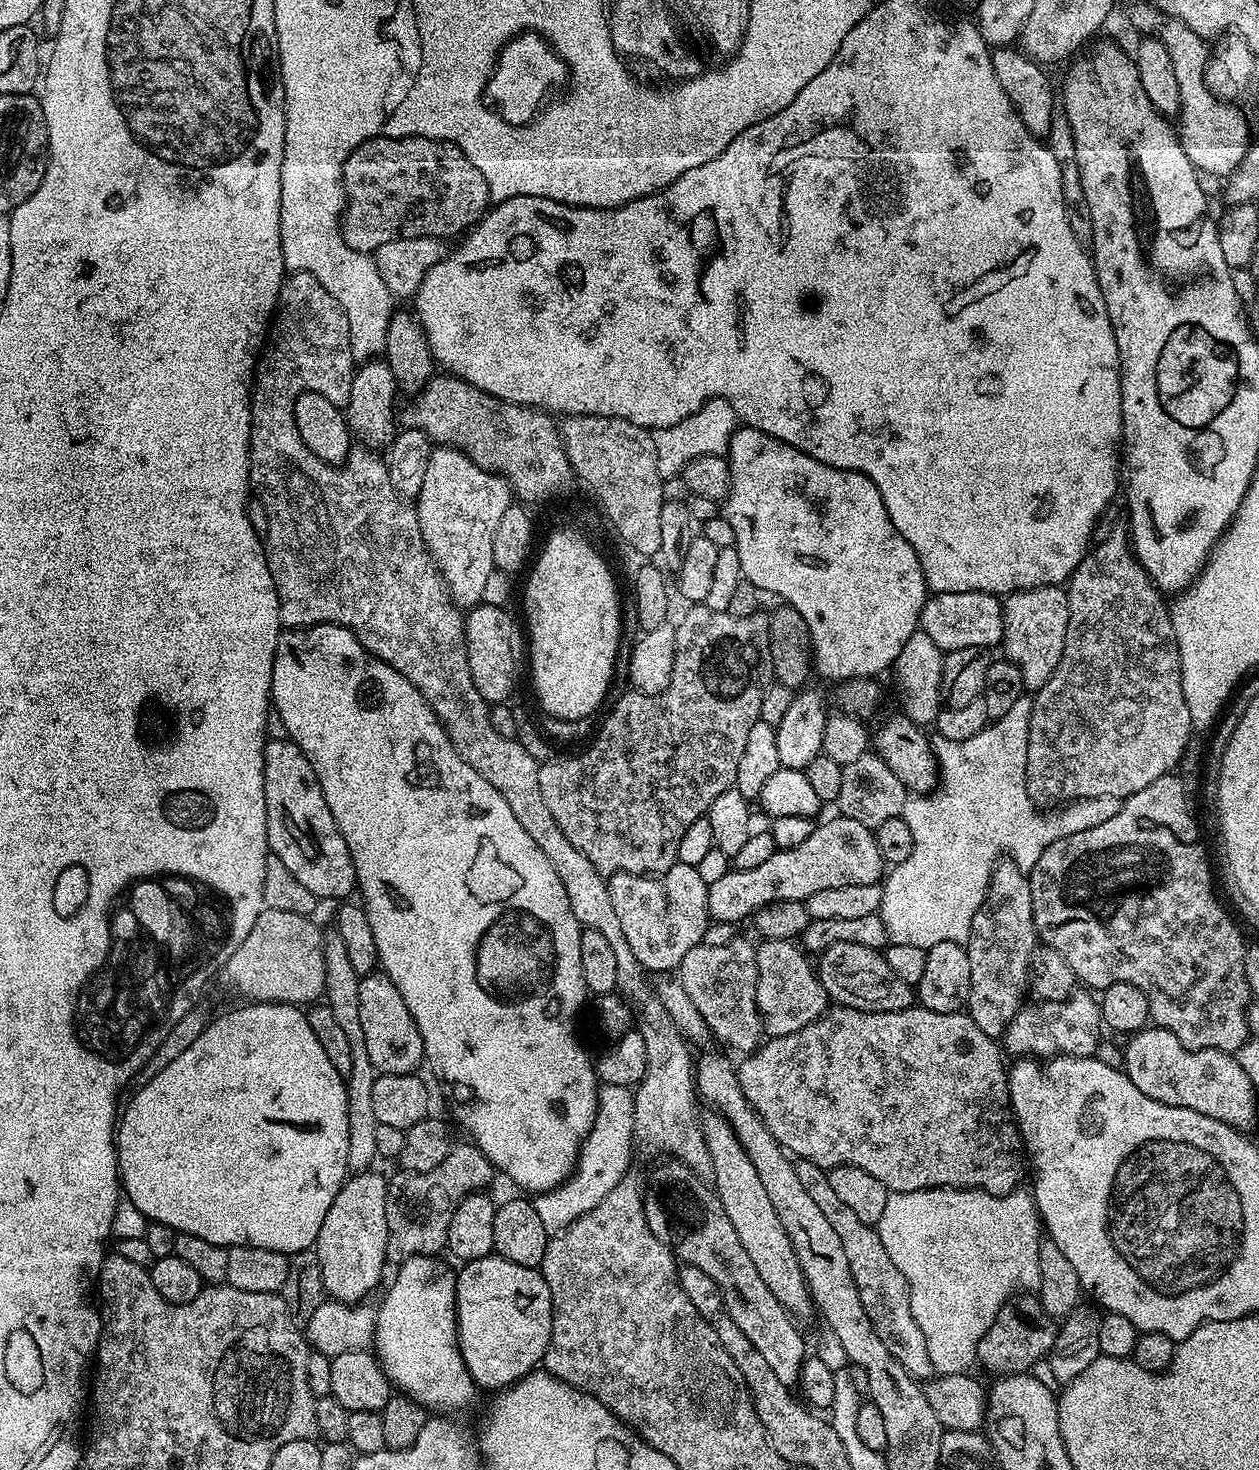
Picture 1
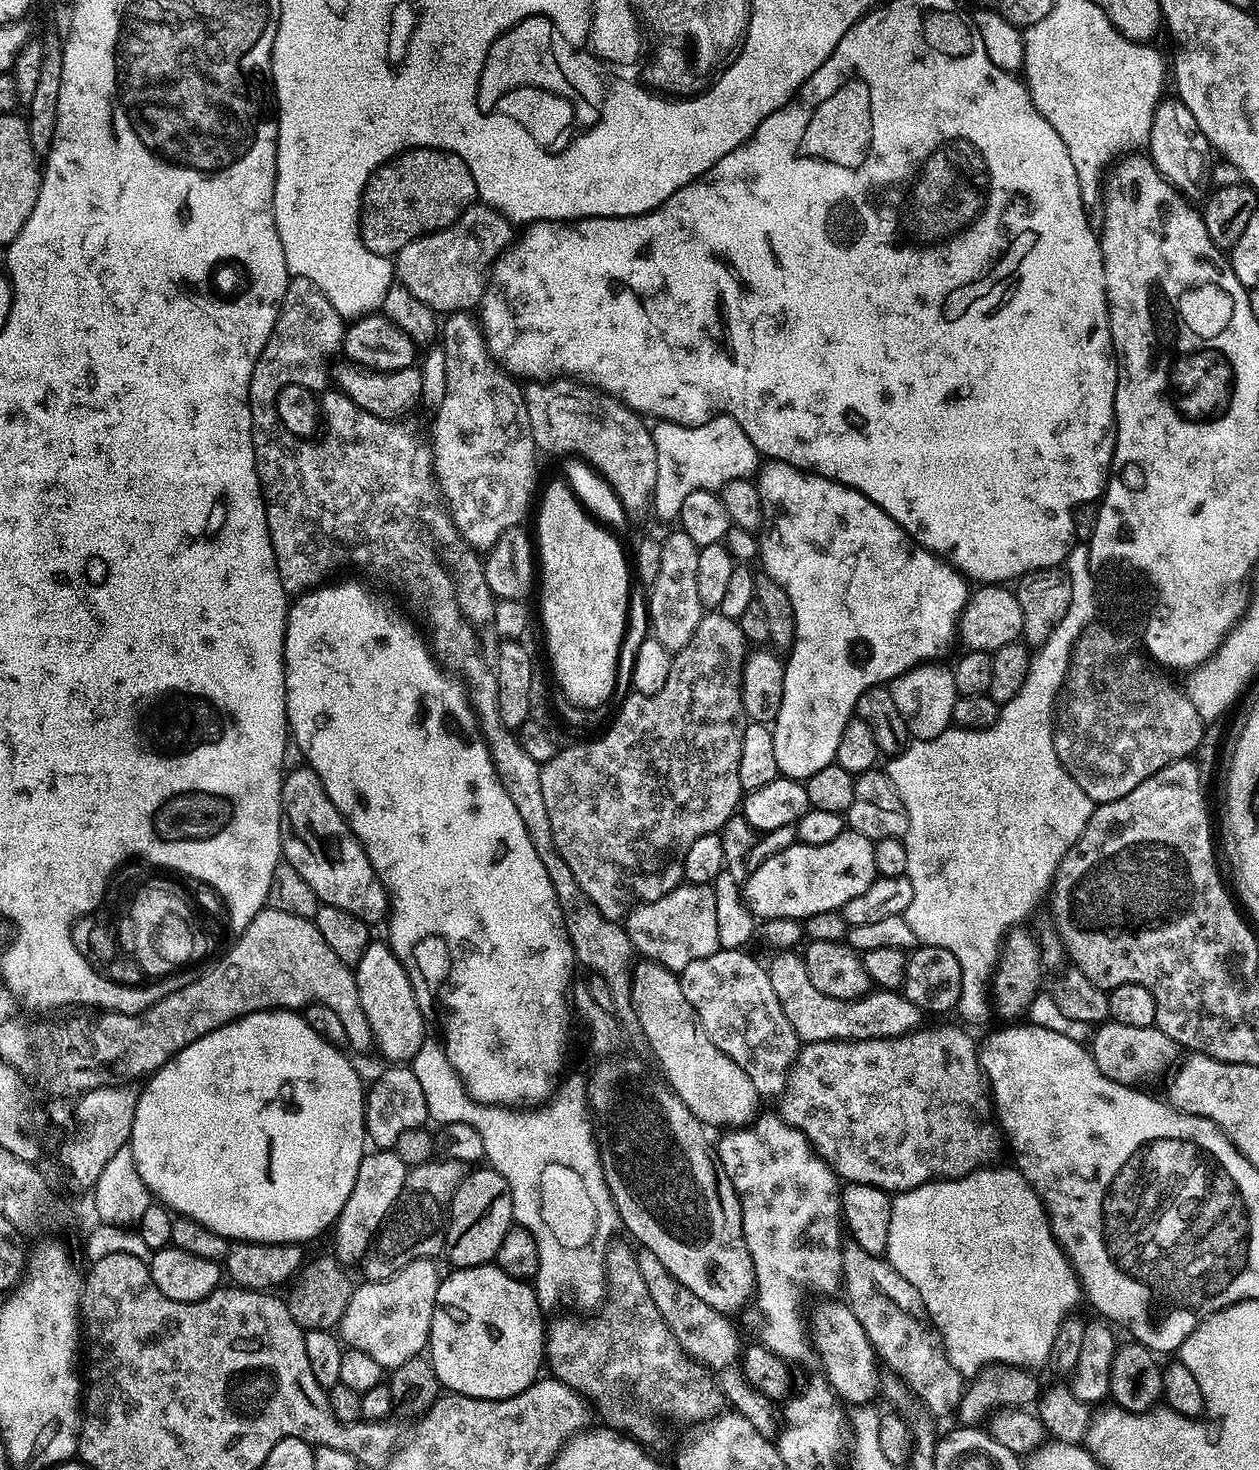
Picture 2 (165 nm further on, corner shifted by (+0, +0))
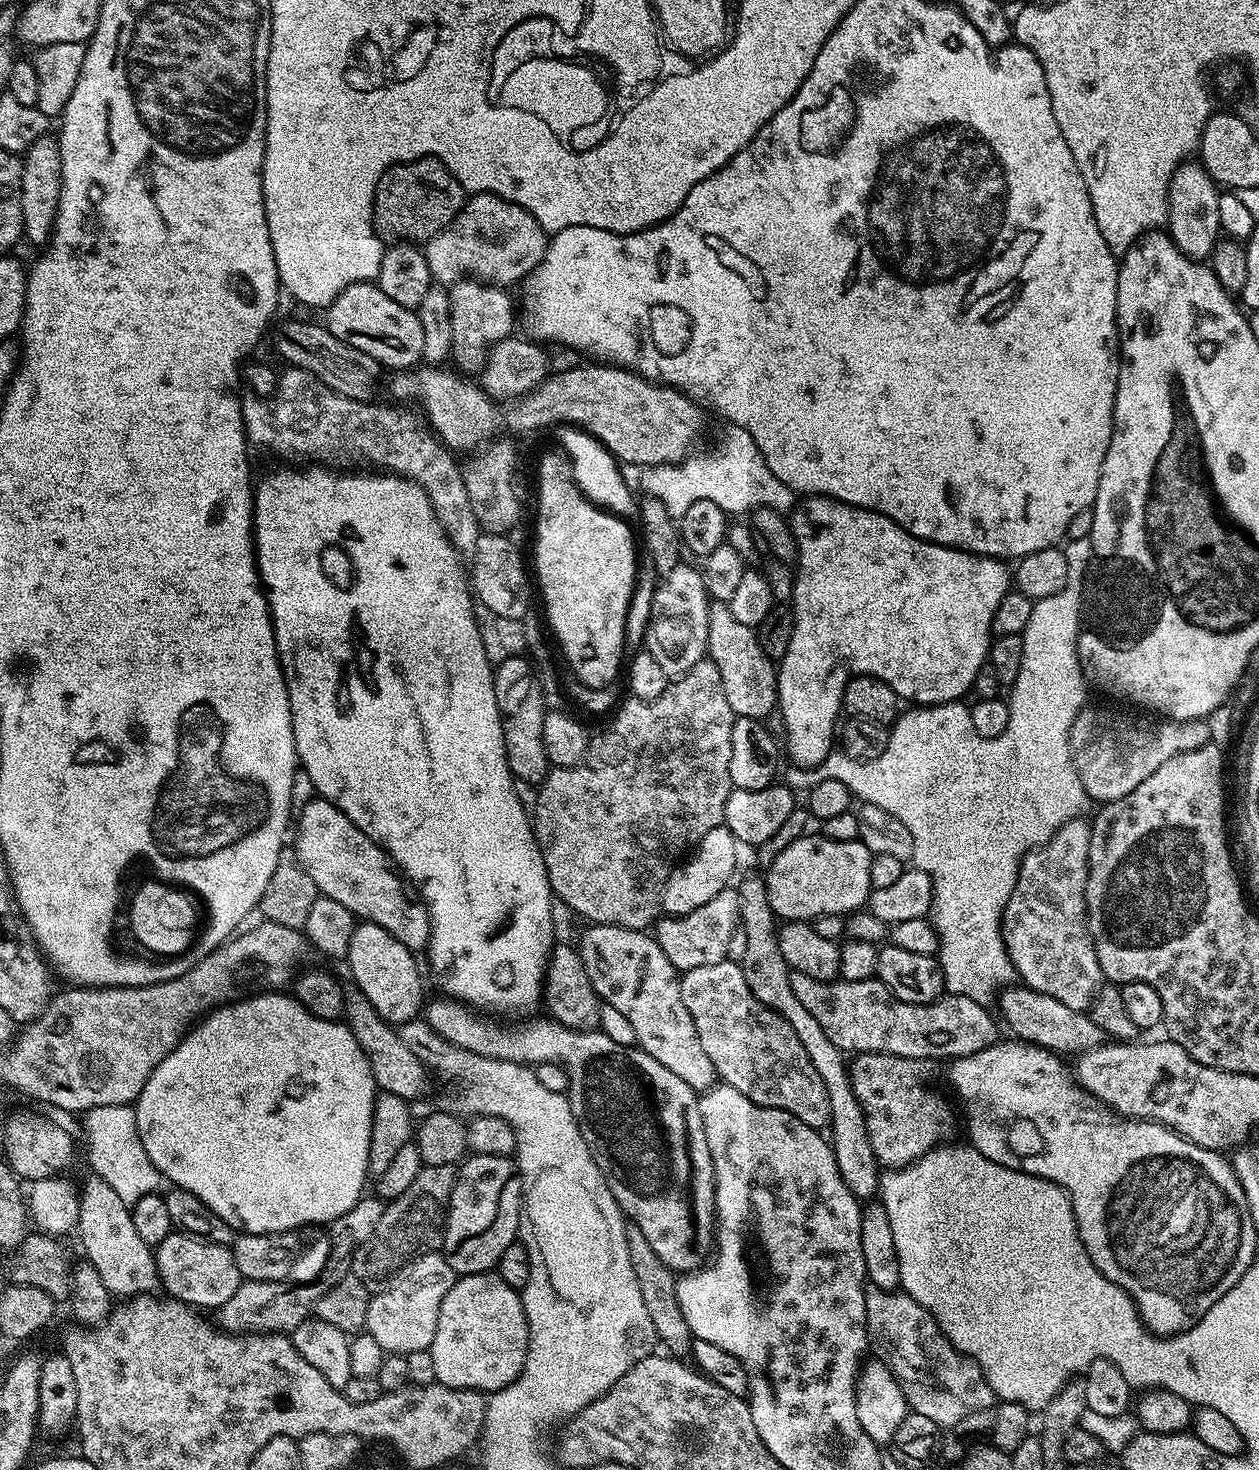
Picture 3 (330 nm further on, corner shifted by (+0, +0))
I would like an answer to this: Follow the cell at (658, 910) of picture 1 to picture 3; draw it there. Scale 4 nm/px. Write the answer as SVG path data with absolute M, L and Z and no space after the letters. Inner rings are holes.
M735 887L724 888L706 906L698 906L698 910L690 910L685 916L669 916L657 919L654 924L654 935L658 946L662 946L662 954L670 958L670 962L681 973L694 970L694 966L714 966L714 962L722 962L727 954L727 946L738 931L740 921L739 894Z

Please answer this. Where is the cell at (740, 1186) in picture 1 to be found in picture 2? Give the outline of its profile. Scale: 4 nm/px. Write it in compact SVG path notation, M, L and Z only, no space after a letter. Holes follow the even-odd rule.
M824 1298L820 1305L812 1312L810 1320L810 1348L820 1359L824 1367L823 1379L827 1380L828 1387L843 1401L872 1402L878 1396L880 1388L876 1351L866 1338L866 1330L862 1330L862 1322L854 1318L854 1310L849 1308L843 1299Z

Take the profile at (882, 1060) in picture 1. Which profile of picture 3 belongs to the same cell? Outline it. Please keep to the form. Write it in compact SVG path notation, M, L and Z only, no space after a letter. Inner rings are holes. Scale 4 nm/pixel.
M861 1052L847 1065L849 1082L865 1114L870 1146L880 1166L891 1170L912 1164L941 1142L953 1139L956 1120L952 1108L924 1083L931 1078L929 1061L892 1056L889 1052Z

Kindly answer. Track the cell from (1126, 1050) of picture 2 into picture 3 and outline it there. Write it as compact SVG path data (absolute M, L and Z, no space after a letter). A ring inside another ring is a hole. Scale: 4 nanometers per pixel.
M1009 986L1003 991L999 993L998 996L998 1004L1000 1000L1000 1012L999 1015L1002 1017L1004 1015L1004 1020L1006 1023L1009 1024L1010 1027L1012 1027L1011 1035L1013 1037L1019 1038L1021 1040L1027 1041L1028 1044L1037 1044L1039 1048L1048 1048L1051 1050L1051 1052L1055 1052L1057 1054L1065 1054L1064 1052L1072 1052L1071 1054L1079 1054L1082 1052L1089 1052L1091 1048L1097 1048L1099 1044L1105 1043L1106 1037L1104 1035L1104 1031L1100 1029L1097 1024L1095 1024L1094 1021L1092 1021L1091 1015L1089 1015L1088 1012L1079 1012L1078 1010L1070 1010L1070 1006L1066 1006L1062 1002L1058 1002L1058 998L1050 998L1050 994L1042 994L1041 992L1035 992L1033 988L1027 987L1027 986L1019 986L1020 988L1016 988L1017 986Z

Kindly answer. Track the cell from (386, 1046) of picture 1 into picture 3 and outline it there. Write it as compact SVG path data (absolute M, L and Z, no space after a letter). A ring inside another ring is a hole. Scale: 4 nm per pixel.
M357 923L356 929L350 934L346 965L356 979L355 987L367 998L370 1006L374 1006L376 1013L393 1026L417 1019L426 1004L424 980L412 956L415 956L413 949L402 946L394 934L386 934L386 930L377 924Z

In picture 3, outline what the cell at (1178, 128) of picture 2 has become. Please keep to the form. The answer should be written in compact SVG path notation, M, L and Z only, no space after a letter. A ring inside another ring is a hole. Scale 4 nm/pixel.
M1185 162L1168 183L1168 222L1166 231L1172 241L1191 260L1207 261L1222 239L1218 222L1218 198L1221 189L1200 162Z

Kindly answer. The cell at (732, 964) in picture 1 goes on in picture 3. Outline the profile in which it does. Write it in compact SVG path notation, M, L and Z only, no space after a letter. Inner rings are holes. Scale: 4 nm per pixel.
M728 959L714 966L694 966L680 978L682 1003L694 1018L702 1050L714 1064L717 1077L734 1086L750 1102L794 1114L806 1126L829 1127L831 1110L826 1086L786 1018L751 993L739 963Z

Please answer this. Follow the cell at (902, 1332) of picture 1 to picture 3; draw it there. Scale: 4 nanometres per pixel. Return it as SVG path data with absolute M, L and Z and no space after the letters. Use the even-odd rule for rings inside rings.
M881 1288L866 1291L866 1322L871 1347L902 1386L902 1394L909 1409L930 1418L930 1422L934 1422L941 1430L955 1429L956 1424L962 1422L962 1418L966 1418L971 1412L990 1408L997 1403L994 1390L990 1390L978 1365L950 1343L946 1334L942 1334L936 1319L918 1302L914 1302L914 1298L910 1298L907 1292L883 1292Z

